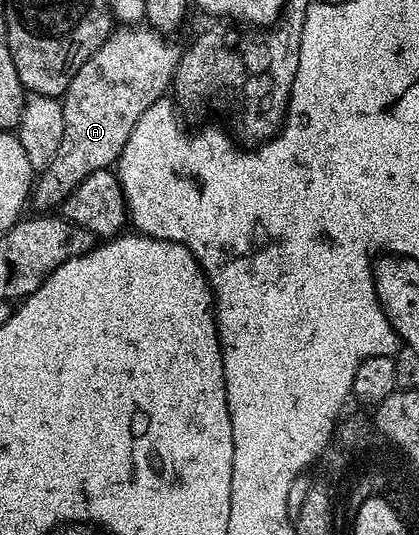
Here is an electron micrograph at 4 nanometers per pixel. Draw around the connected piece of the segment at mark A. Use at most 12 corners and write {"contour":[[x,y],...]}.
{"contour":[[120,26],[62,97],[62,146],[30,200],[59,209],[115,165],[182,48]]}

